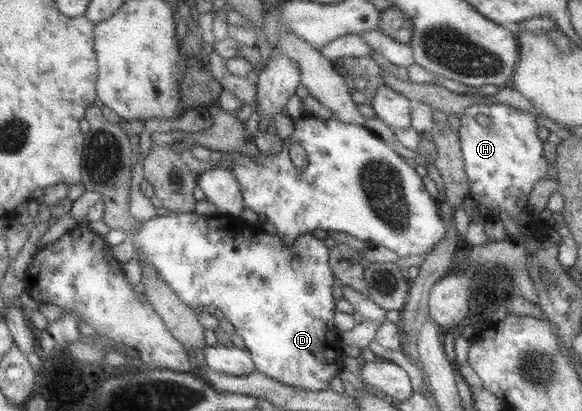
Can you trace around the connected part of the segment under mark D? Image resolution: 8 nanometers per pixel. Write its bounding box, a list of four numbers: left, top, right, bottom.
[131,212,343,391]

